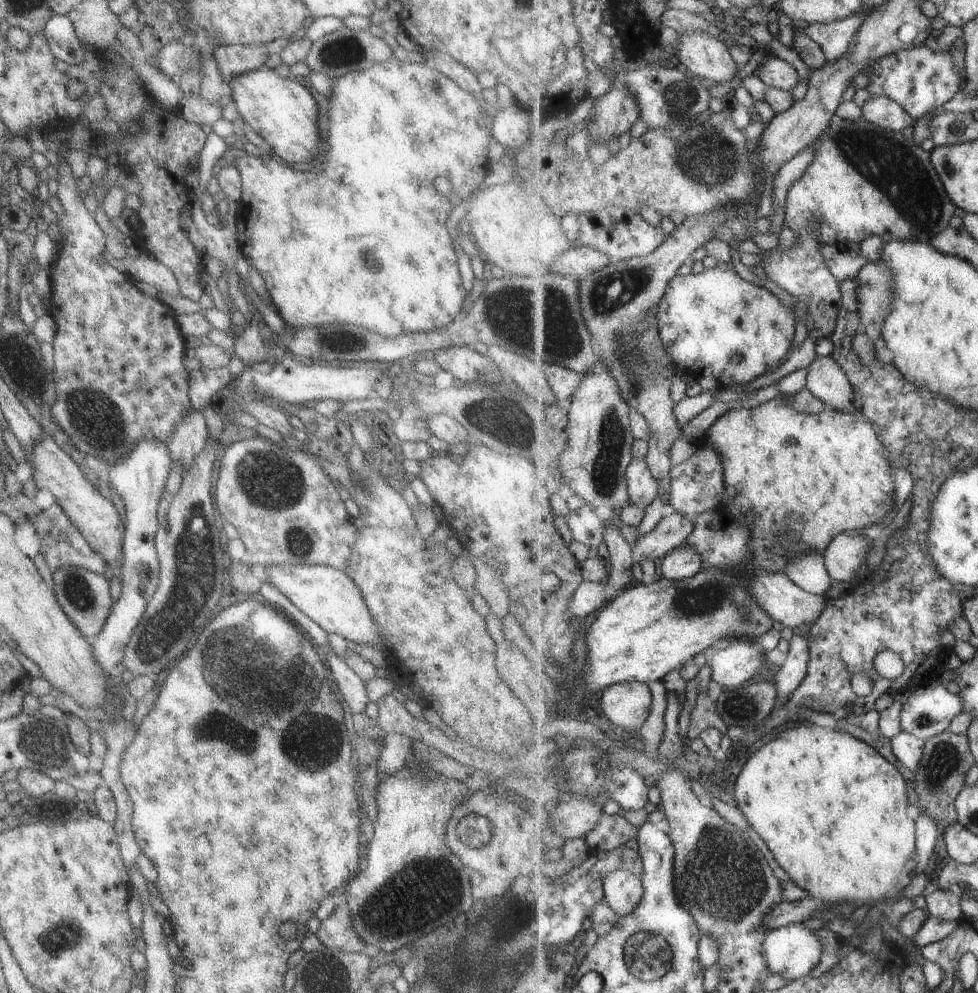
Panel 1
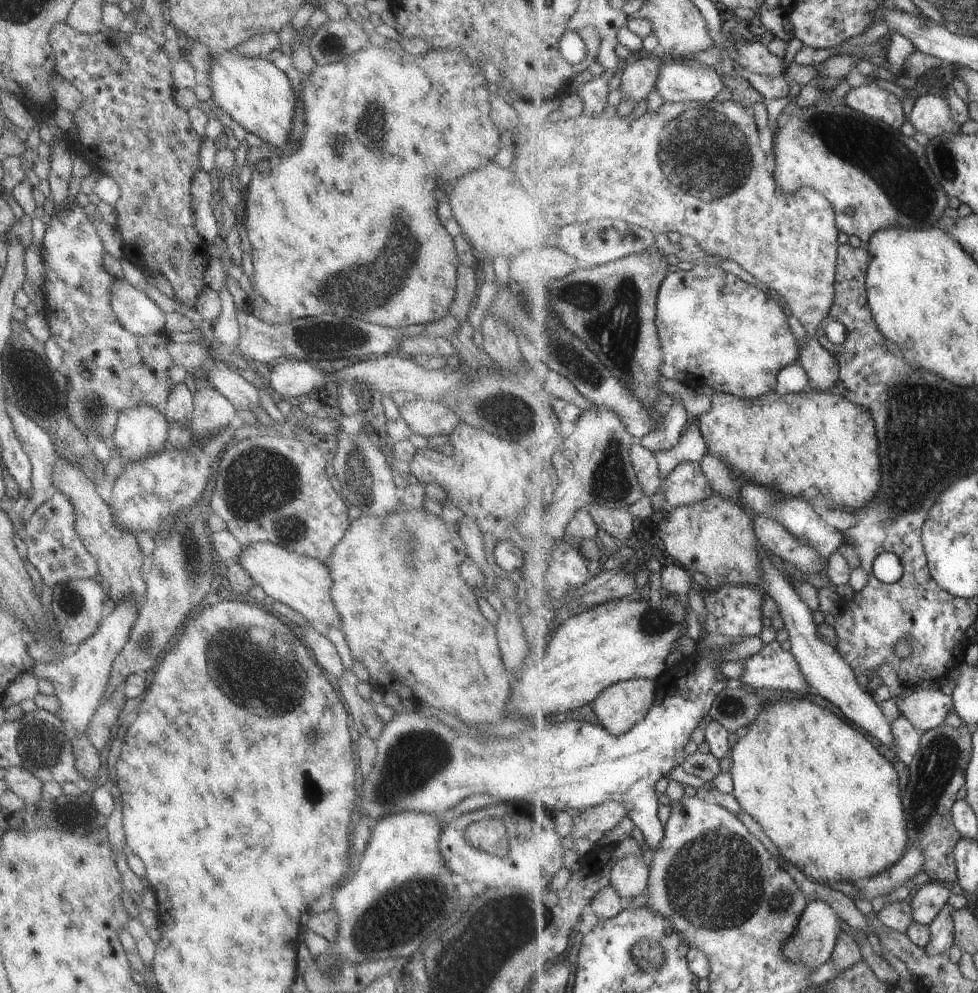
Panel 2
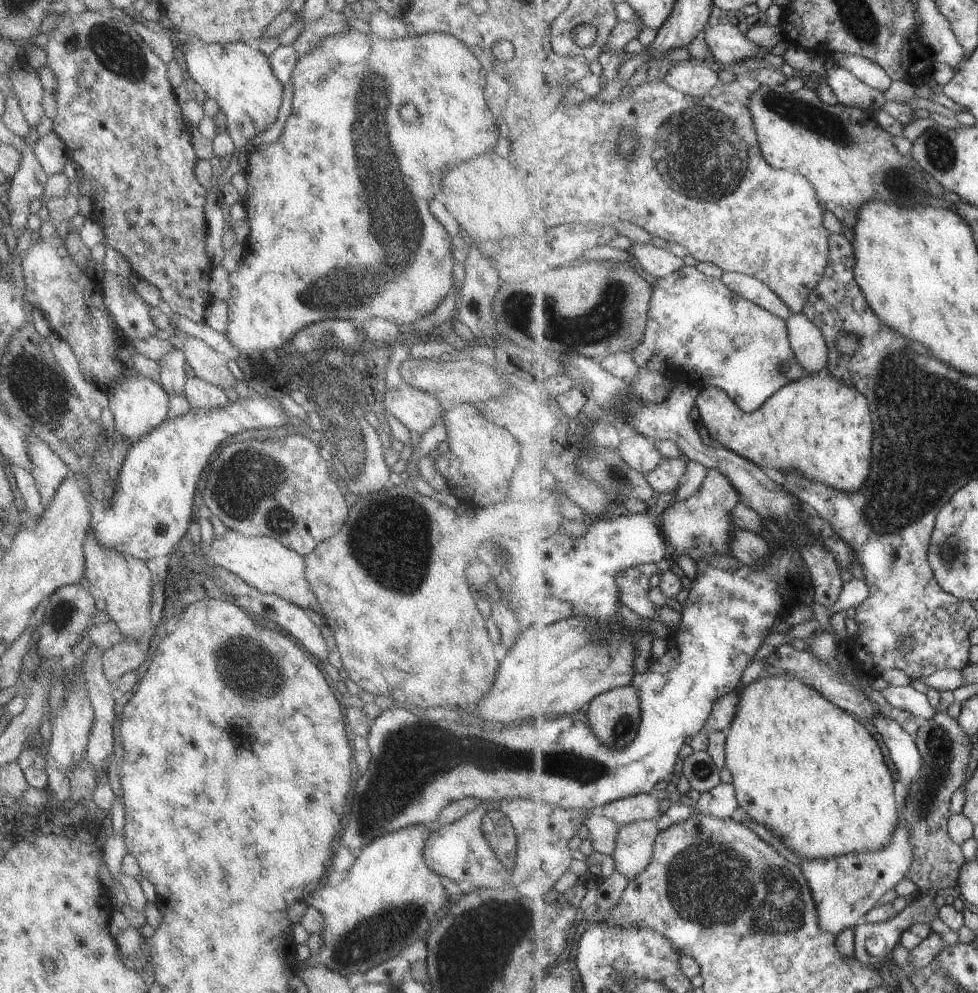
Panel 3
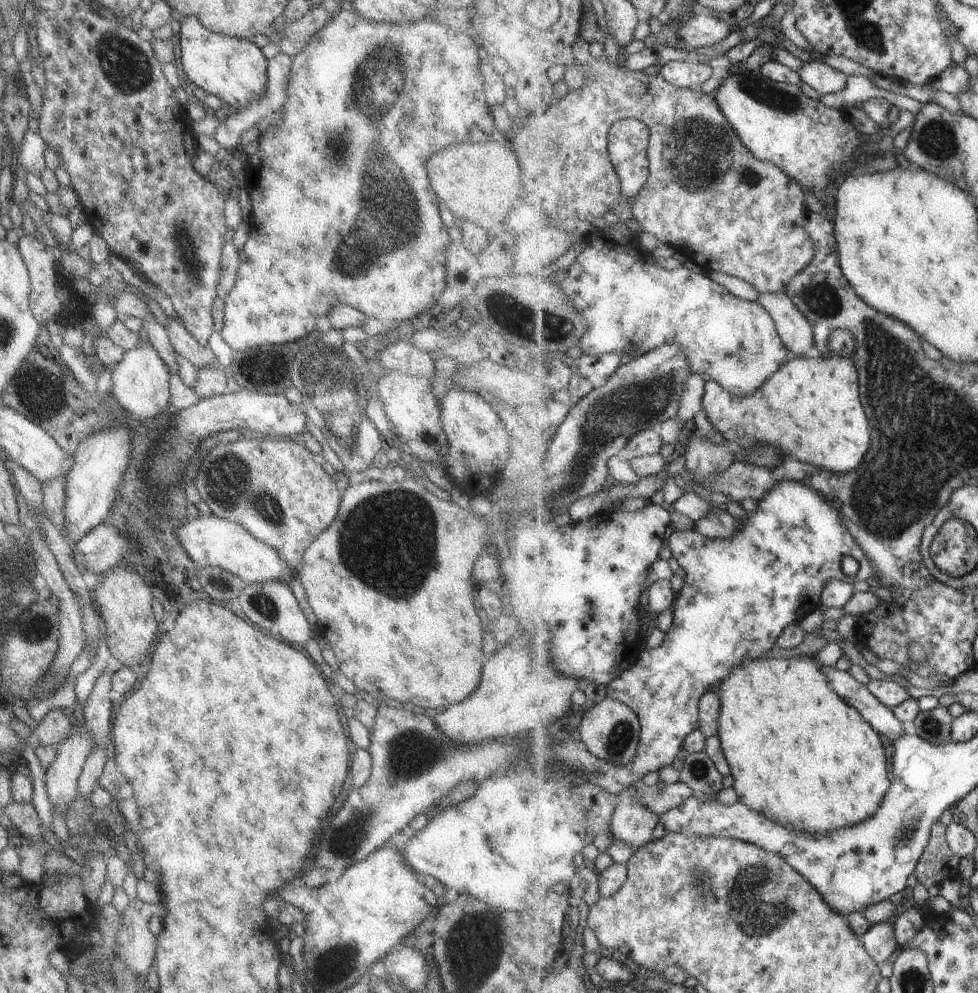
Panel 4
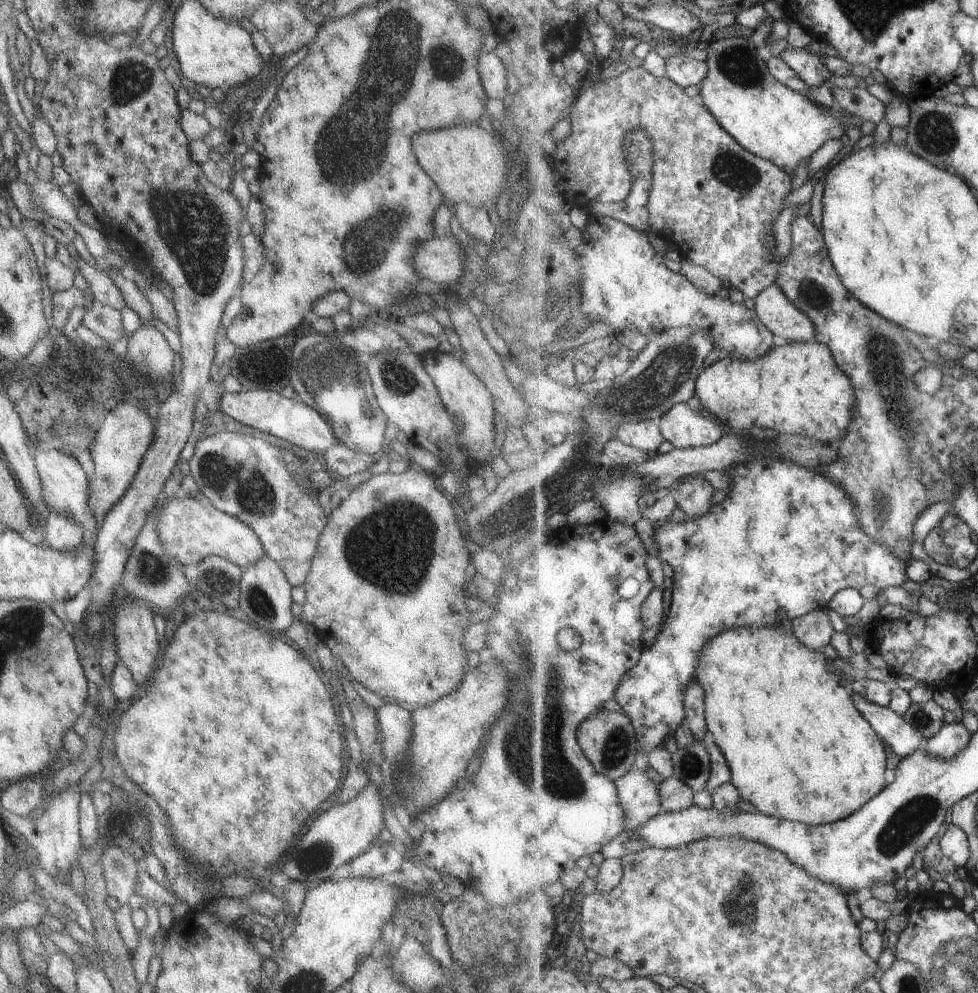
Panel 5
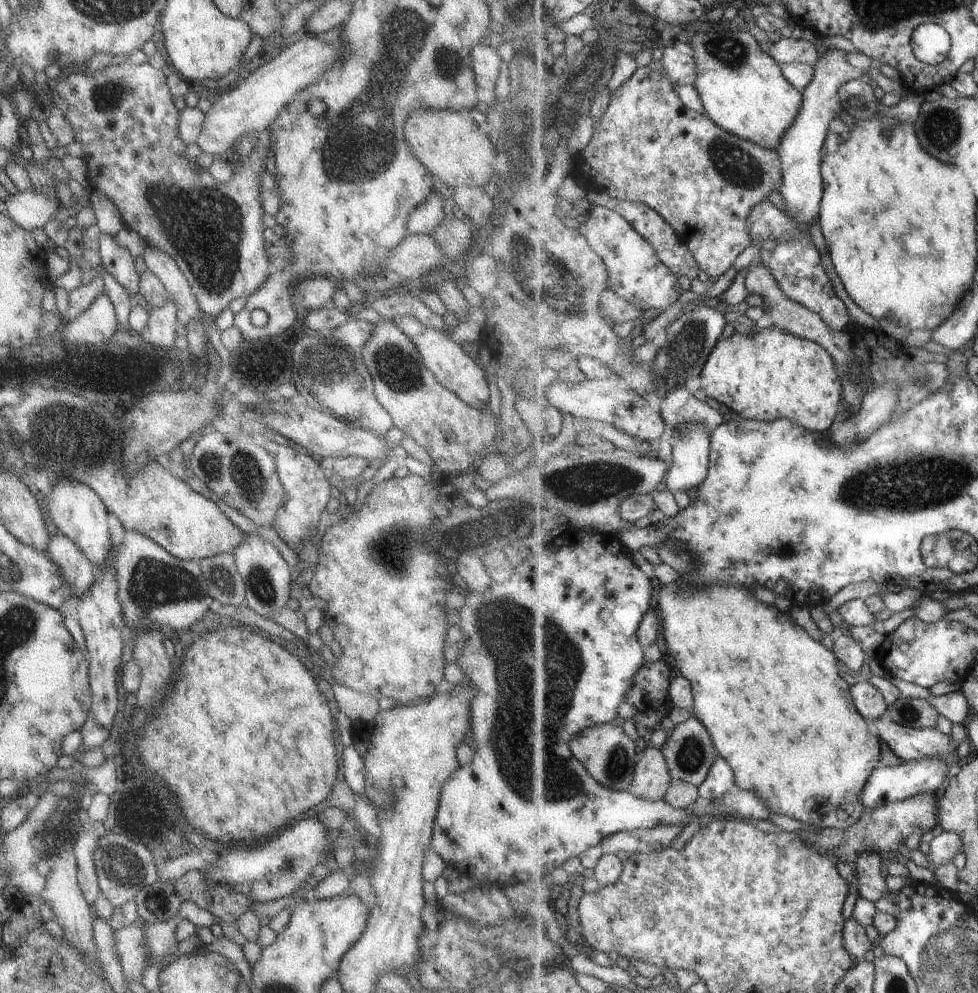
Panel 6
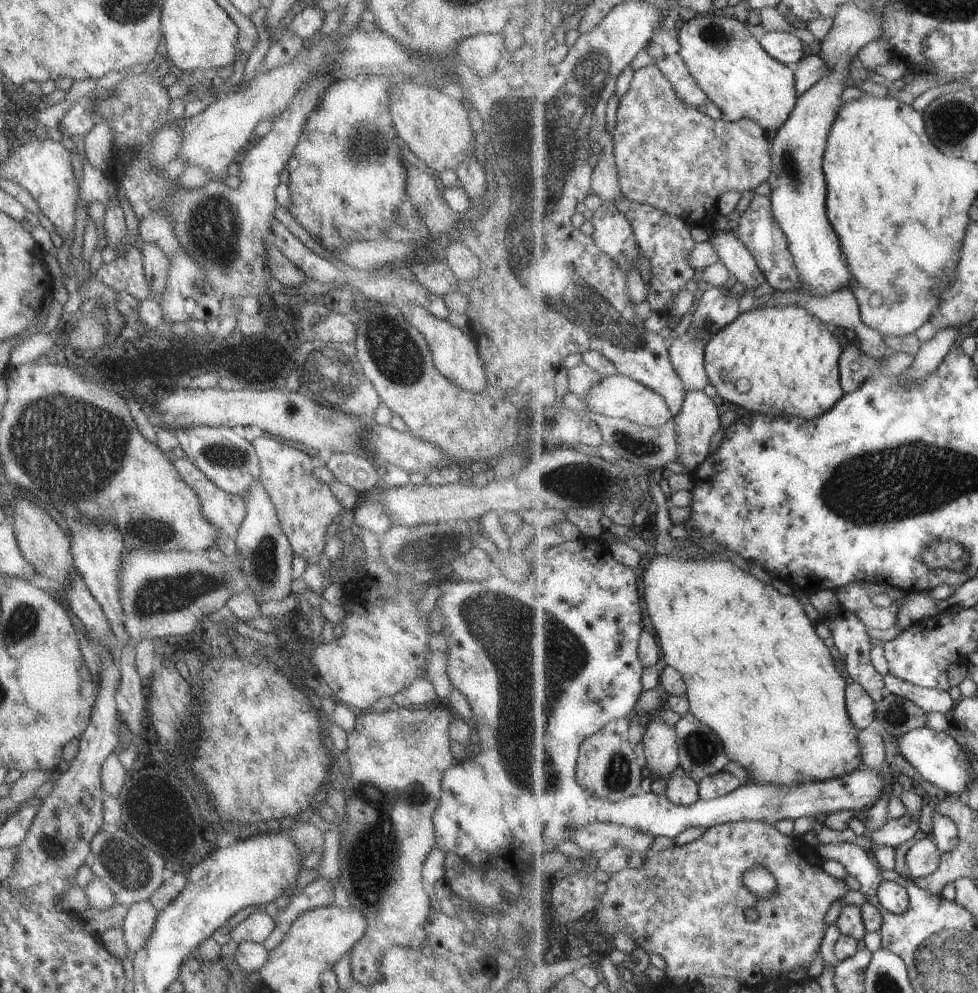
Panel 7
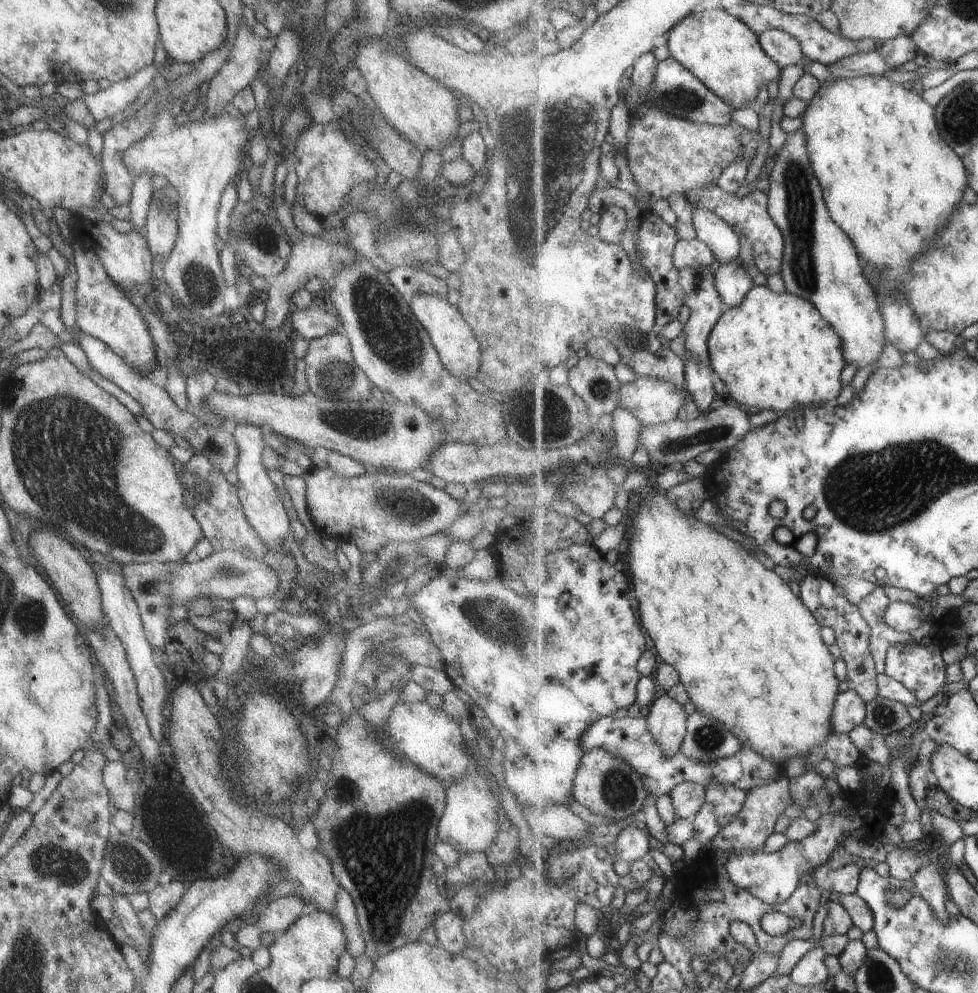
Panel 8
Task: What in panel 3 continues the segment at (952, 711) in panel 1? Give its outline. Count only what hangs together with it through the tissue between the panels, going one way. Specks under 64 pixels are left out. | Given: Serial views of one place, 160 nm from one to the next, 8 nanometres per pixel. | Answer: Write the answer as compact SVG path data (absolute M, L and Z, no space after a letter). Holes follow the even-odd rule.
M915 684L904 687L890 686L881 693L892 707L910 712L923 720L931 720L941 712L935 708L924 689L917 688Z

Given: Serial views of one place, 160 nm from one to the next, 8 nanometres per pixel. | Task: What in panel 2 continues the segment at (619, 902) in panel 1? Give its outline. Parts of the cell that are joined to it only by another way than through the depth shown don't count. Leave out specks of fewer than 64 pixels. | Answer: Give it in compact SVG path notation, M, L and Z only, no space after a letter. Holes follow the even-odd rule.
M628 856L611 868L610 886L613 887L617 894L625 901L631 900L631 898L637 898L637 896L648 892L651 874L650 868L651 866L647 866L647 862L643 860L642 856Z

